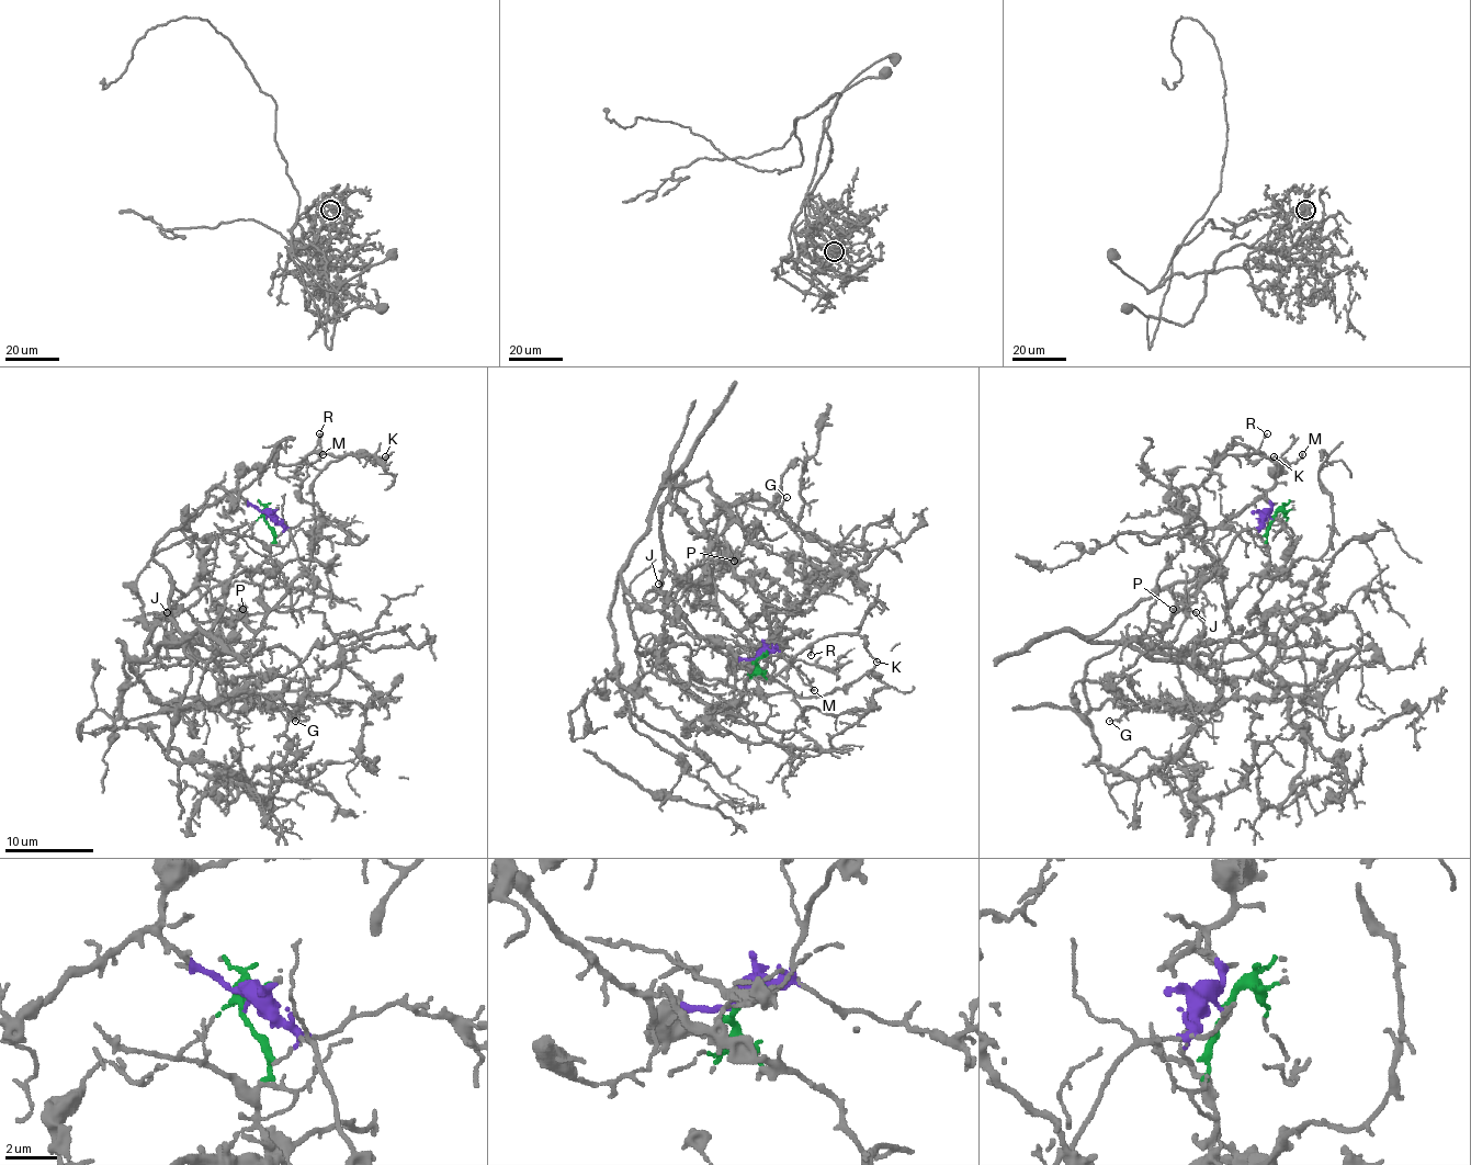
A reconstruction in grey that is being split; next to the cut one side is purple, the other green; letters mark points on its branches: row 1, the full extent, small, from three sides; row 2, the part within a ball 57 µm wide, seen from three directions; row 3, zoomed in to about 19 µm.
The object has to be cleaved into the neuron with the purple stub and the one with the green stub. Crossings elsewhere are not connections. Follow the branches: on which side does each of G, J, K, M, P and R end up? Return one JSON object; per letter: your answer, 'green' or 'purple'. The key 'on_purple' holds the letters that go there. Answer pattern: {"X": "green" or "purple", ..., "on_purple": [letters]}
{"G": "green", "J": "purple", "K": "purple", "M": "purple", "P": "green", "R": "purple", "on_purple": ["J", "K", "M", "R"]}

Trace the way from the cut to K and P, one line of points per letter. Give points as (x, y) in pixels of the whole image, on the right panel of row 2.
K: (1271, 520), (1269, 491), (1278, 466), (1287, 464), (1274, 464), (1260, 453), (1245, 455), (1249, 460), (1274, 455)
P: (1271, 520), (1269, 562), (1228, 611), (1232, 633), (1221, 646), (1154, 653), (1143, 642), (1147, 624), (1172, 609)

